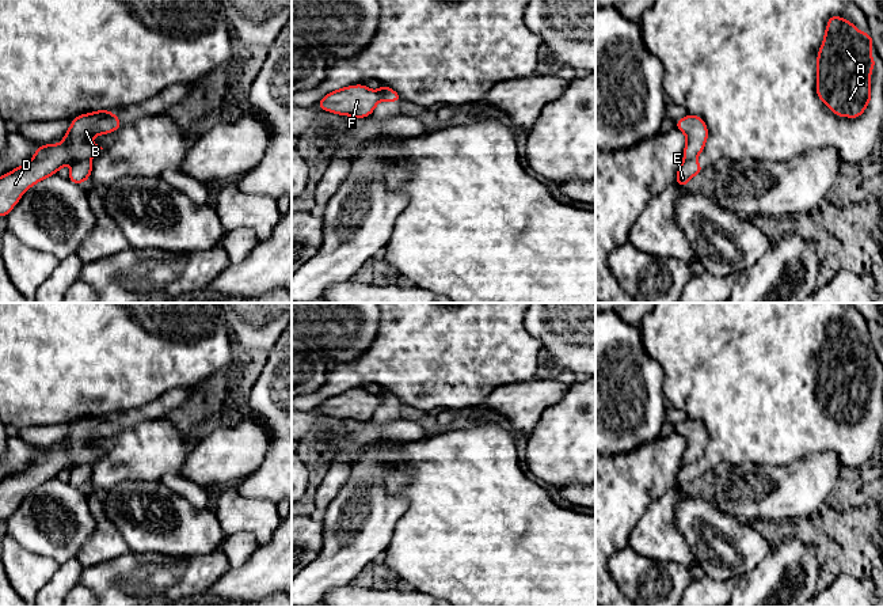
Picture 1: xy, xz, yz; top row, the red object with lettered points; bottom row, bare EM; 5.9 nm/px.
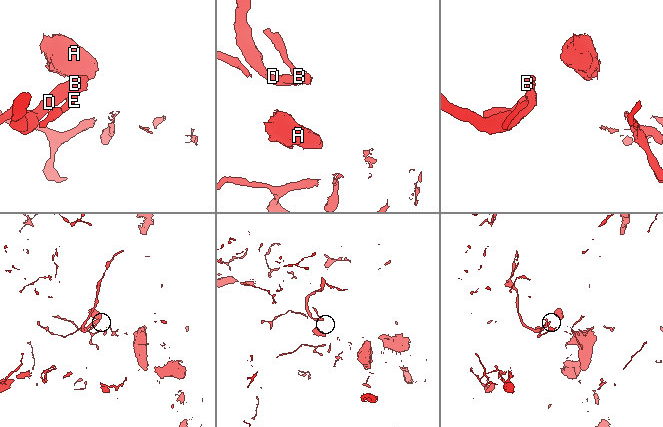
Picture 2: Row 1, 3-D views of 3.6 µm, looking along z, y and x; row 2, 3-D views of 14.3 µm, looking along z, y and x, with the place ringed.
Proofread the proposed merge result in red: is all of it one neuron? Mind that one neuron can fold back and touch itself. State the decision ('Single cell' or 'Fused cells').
Fused cells

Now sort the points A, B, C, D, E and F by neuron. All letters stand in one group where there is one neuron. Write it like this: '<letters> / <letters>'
A C E / B D F

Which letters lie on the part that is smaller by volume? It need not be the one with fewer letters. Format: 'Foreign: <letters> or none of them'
Foreign: B, D, F

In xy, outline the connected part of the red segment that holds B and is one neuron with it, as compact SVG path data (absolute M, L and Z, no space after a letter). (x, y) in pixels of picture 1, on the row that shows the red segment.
M96 110L72 119L61 144L39 144L35 155L23 166L0 177L0 216L7 217L20 197L39 181L57 174L62 166L76 164L103 149L90 140L121 128L121 119L110 110Z

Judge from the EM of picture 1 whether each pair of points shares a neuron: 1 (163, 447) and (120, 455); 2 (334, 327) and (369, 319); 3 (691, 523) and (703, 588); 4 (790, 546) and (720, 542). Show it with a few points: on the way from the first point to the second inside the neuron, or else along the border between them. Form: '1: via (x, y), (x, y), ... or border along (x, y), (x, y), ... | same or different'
1: via (152, 447), (130, 450) | same
2: via (342, 319), (361, 319) | same
3: border along (704, 573), (715, 580), (735, 577) | different
4: border along (772, 545), (768, 554), (750, 569) | different

